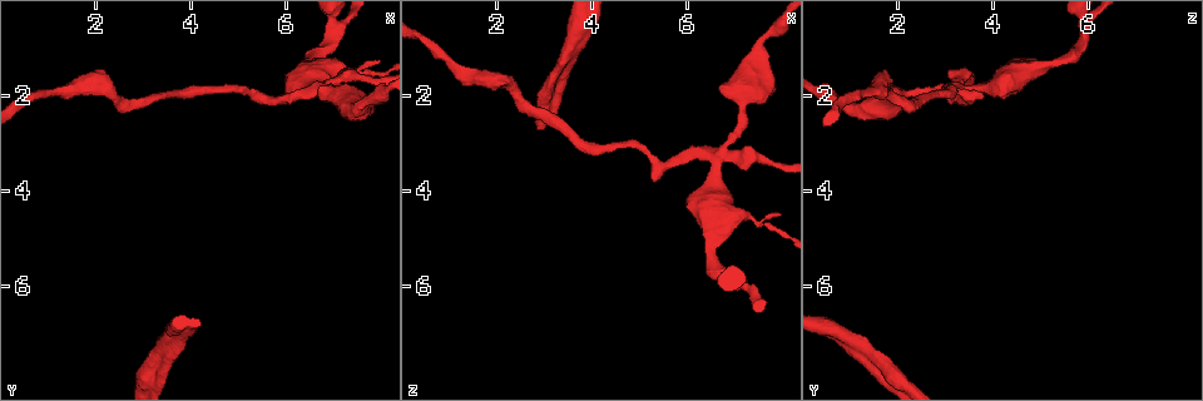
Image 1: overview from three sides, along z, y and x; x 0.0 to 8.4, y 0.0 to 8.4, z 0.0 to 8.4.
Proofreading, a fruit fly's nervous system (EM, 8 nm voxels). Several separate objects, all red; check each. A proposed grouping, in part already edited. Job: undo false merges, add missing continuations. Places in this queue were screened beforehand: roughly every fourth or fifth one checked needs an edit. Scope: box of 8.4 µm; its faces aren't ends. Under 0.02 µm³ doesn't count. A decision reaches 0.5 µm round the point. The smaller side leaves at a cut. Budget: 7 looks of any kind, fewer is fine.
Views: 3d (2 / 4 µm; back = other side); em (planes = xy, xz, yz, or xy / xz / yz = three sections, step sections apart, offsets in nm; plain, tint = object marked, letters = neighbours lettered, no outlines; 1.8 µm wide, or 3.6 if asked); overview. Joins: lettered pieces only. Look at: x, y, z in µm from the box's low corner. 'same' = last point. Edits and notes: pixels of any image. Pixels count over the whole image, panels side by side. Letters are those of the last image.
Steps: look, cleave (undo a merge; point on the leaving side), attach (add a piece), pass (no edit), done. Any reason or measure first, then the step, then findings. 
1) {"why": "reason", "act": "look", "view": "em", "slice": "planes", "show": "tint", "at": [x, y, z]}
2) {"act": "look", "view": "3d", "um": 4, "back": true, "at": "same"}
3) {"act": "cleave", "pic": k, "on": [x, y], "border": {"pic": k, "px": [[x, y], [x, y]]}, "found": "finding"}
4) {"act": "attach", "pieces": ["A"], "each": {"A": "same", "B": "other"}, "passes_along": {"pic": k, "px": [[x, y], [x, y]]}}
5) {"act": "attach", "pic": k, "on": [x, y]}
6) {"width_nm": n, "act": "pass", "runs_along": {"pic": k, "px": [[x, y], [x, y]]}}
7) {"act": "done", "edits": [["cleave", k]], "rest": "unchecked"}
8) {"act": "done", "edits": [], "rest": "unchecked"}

{"why": "thin arm on a thick one", "act": "look", "view": "em", "slice": "planes", "show": "plain", "at": [6.60, 1.85, 3.25]}

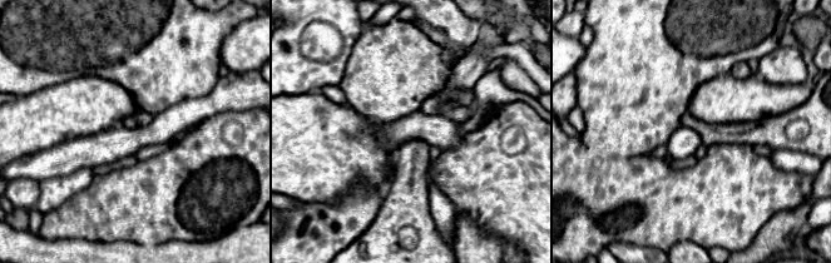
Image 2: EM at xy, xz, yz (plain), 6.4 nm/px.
{"act": "look", "view": "em", "slice": "planes", "show": "tint", "at": "same"}

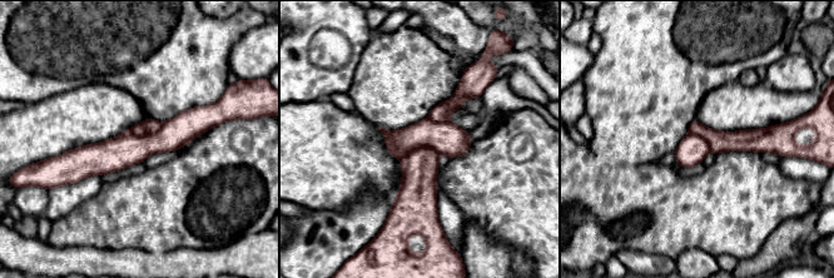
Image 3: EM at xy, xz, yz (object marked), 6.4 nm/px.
{"act": "look", "view": "em", "slice": "planes", "show": "letters", "at": "same"}

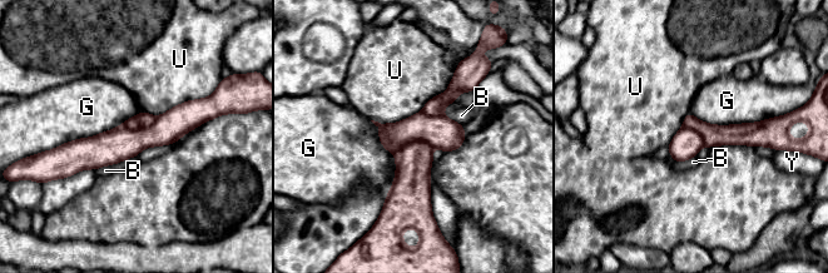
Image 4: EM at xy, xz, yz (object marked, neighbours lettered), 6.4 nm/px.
{"width_nm": 190, "act": "cleave", "pic": 4, "on": [440, 132], "each": {"B": "other", "G": "other", "U": "other", "Y": "other"}, "part_leaving": {"pic": 4, "px": [[206, 115], [60, 153]]}, "found": "two neurons meet here"}

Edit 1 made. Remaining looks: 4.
{"why": "arms part here", "act": "look", "view": "3d", "um": 2, "back": true, "at": [7.05, 0.55, 5.90]}

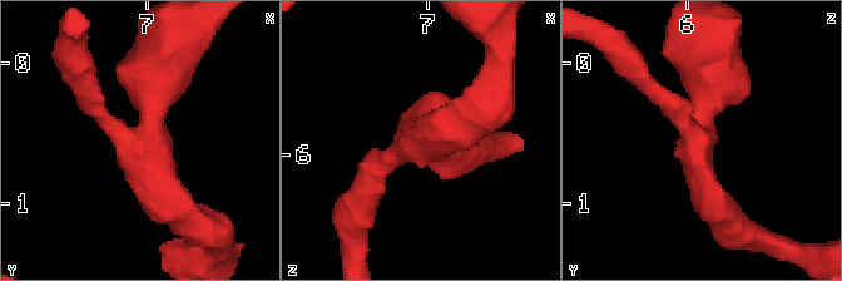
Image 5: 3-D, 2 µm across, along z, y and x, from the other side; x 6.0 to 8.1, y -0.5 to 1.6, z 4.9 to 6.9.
{"arms": 3, "why": "shape alone is not enough", "act": "look", "view": "em", "slice": "yz", "step": 8, "show": "tint", "at": [7.08, 0.60, 5.92]}

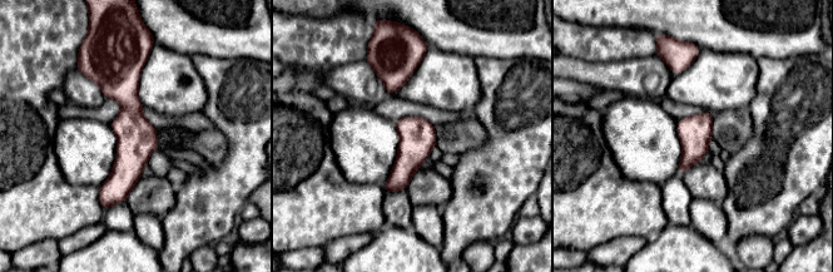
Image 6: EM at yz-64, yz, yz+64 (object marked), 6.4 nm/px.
{"act": "look", "view": "em", "slice": "xy", "step": 4, "show": "letters", "at": "same"}

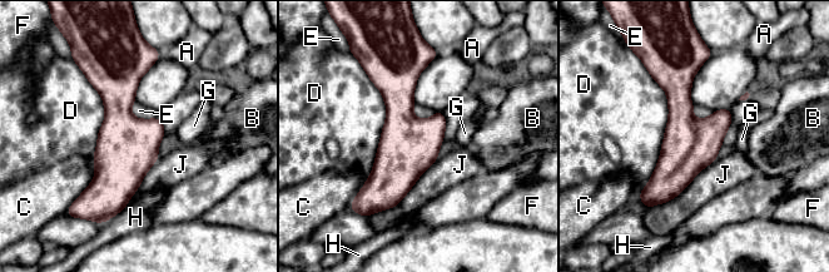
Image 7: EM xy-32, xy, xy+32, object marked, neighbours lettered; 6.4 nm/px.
{"act": "pass", "each": {"A": "other", "B": "other", "C": "other", "D": "other", "E": "other", "F": "other", "G": "other", "H": "other", "J": "other"}, "runs_along": {"pic": 7, "px": [[694, 65], [655, 201]]}, "found": "one neuron here"}

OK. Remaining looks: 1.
{"act": "done", "edits": [["cleave", 4]], "rest": "unchecked"}

